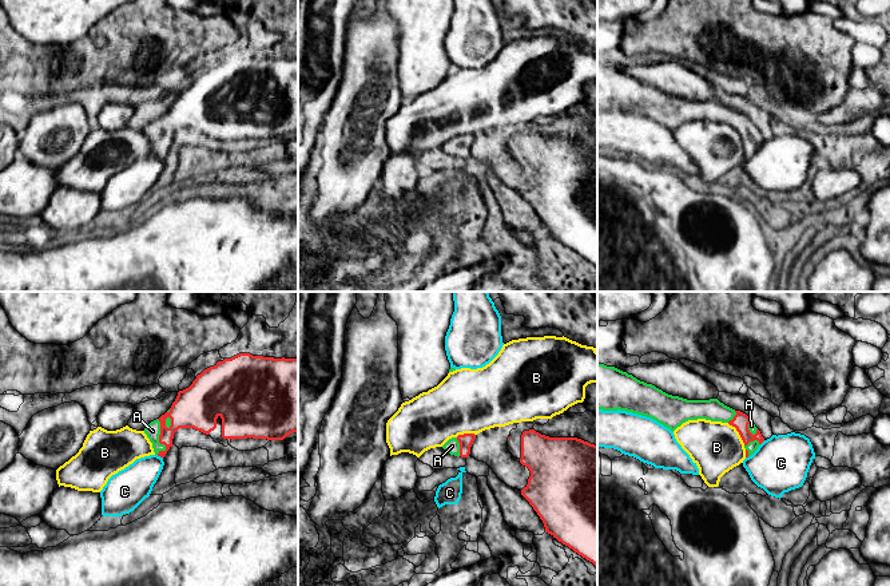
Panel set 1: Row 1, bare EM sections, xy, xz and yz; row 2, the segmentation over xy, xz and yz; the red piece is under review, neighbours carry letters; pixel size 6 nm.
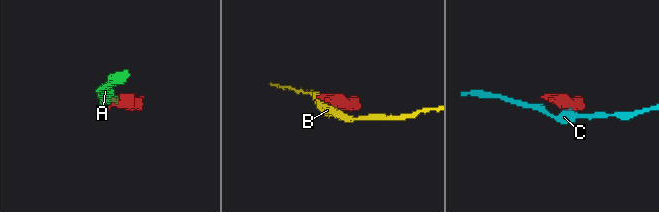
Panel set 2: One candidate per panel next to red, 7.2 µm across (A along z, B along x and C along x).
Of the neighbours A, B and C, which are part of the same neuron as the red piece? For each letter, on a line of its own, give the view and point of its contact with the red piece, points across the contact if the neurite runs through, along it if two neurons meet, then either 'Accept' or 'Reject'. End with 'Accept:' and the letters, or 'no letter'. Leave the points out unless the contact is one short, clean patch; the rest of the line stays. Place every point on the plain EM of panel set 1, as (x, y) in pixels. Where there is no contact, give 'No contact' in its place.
A: Touches red at xy (159, 138). Accept
B: Touches red at yz (738, 131). Reject
C: Touches red at xy (159, 155). Boundary: xy (157, 155), (162, 158). Reject
Accept: A

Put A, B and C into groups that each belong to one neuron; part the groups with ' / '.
A / B / C

